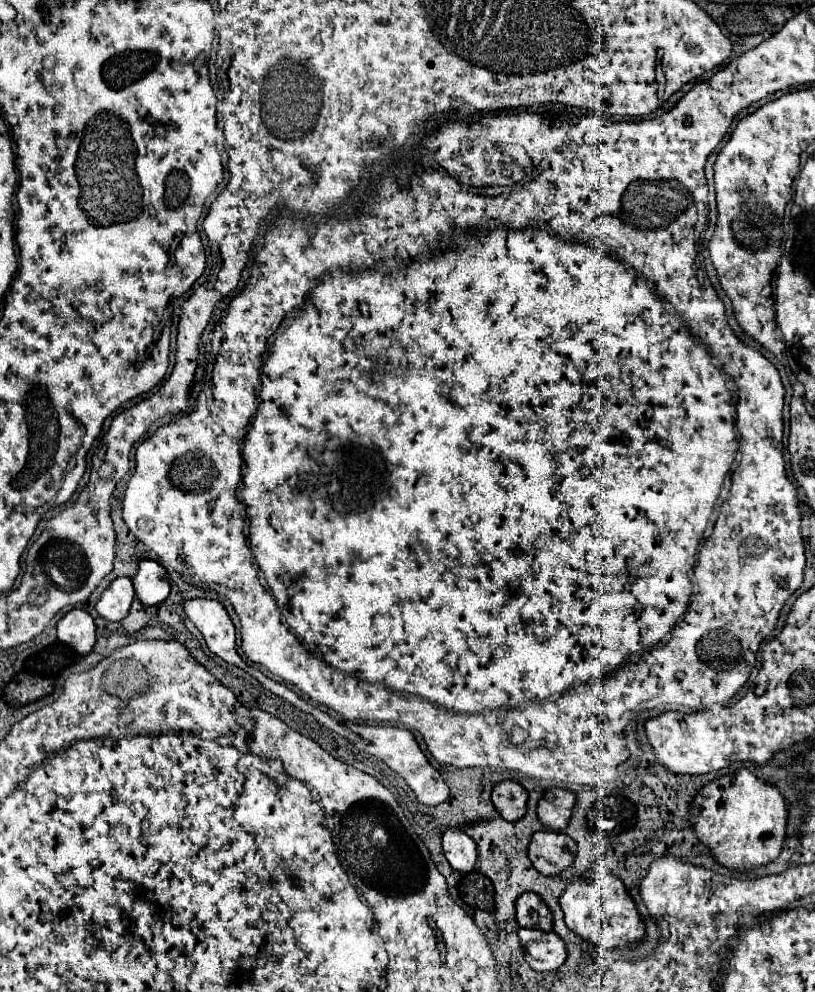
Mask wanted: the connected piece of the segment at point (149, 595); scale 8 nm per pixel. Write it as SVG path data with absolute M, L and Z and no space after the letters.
M141 560L139 570L133 576L135 596L143 606L155 606L169 596L169 580L167 572L155 560Z

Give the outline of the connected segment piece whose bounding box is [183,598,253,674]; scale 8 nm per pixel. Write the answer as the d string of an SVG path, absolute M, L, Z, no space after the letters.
M209 598L187 600L183 603L183 610L187 618L199 628L213 654L253 674L253 670L249 670L249 664L243 662L243 658L237 654L235 626L225 608L217 600Z

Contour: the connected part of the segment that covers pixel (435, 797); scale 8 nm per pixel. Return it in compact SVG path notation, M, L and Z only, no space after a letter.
M320 711L321 714L315 714L315 719L319 724L337 732L341 738L347 738L351 742L357 744L359 750L377 756L379 760L383 760L393 772L397 772L399 776L405 778L405 782L409 784L409 788L415 792L417 800L425 806L437 806L441 802L445 802L449 798L449 788L443 782L441 774L429 764L429 760L425 758L425 754L421 752L419 744L415 742L413 734L405 728L397 728L397 726L369 726L369 724L353 724L353 722L337 722L335 718L329 714Z

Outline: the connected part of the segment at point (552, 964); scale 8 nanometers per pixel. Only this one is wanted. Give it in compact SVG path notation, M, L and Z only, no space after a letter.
M519 928L519 938L525 950L527 964L537 972L553 972L567 958L565 942L555 932L543 932L537 928Z

